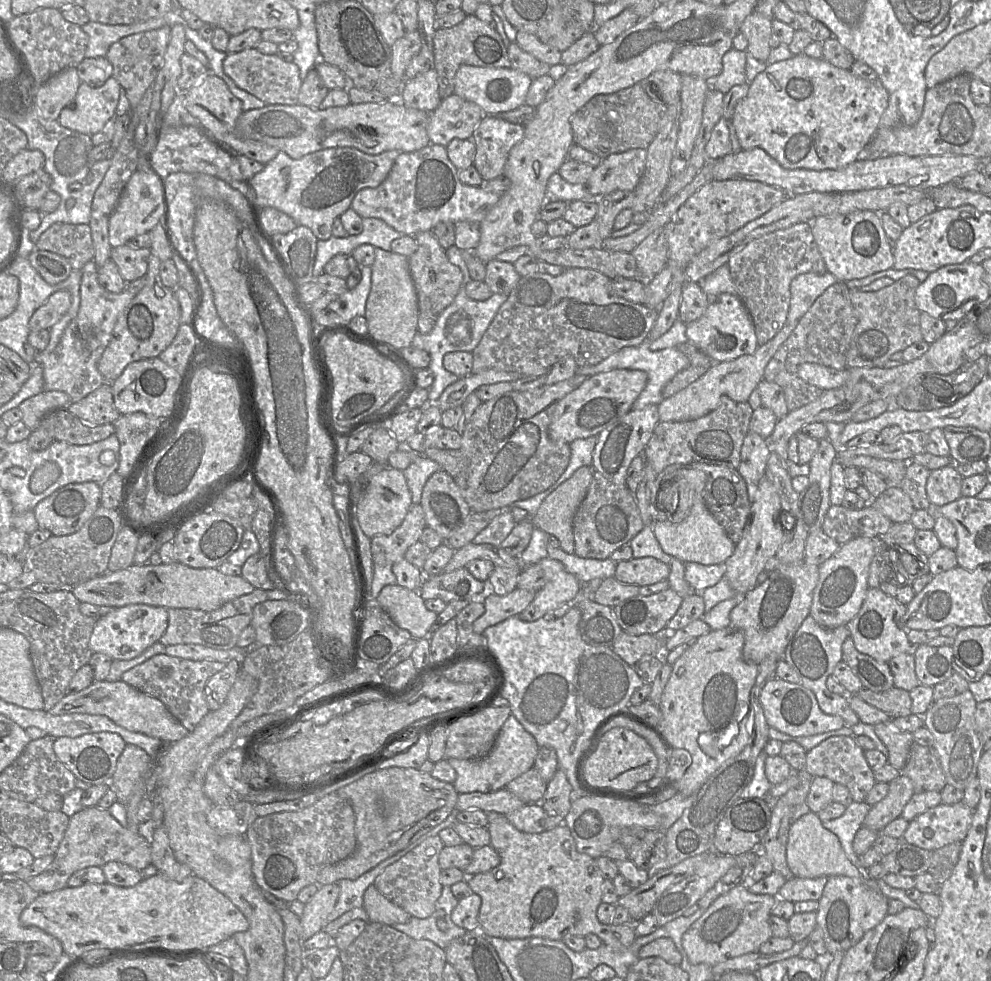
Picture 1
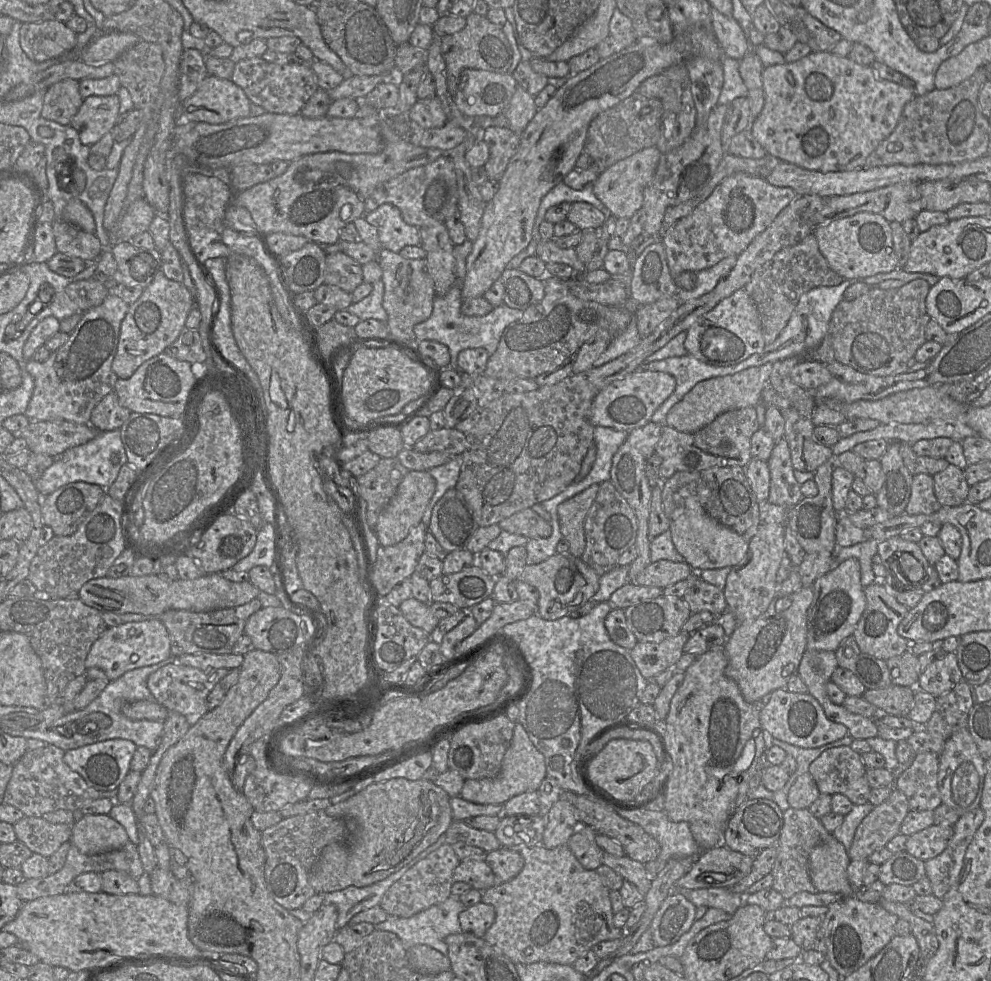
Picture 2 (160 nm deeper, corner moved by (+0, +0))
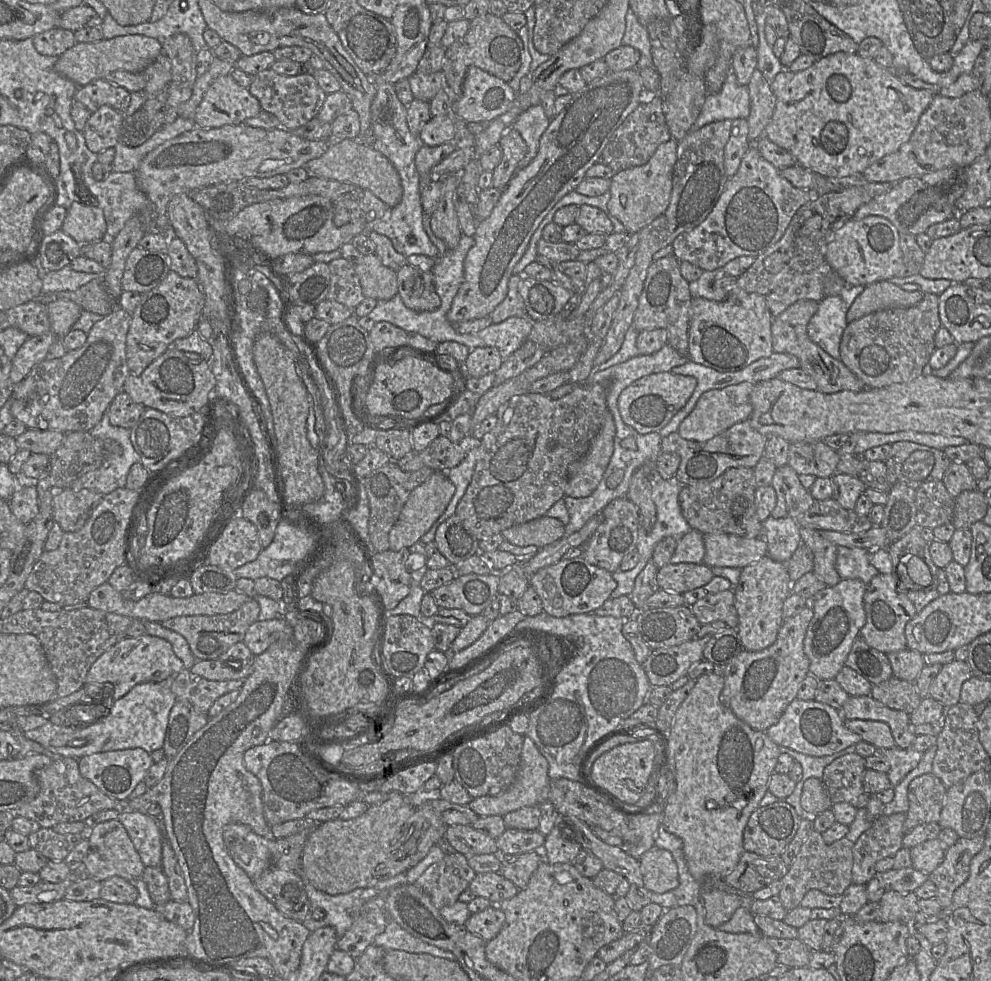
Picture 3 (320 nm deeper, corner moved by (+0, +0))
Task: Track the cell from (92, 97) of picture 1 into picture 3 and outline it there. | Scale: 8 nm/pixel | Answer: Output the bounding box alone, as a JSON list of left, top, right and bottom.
[83,105,124,154]

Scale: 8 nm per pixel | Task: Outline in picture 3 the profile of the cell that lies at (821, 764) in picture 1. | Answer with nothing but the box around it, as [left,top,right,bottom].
[821,753,871,808]

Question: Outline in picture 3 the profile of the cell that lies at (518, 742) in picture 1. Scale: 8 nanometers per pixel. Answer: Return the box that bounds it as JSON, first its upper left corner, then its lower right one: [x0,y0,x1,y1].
[468,735,549,816]

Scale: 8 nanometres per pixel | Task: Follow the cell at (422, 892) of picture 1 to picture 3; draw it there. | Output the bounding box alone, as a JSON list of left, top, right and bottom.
[414,851,476,909]

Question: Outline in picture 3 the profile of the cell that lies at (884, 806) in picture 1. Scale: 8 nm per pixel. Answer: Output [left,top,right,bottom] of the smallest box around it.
[852,813,906,885]

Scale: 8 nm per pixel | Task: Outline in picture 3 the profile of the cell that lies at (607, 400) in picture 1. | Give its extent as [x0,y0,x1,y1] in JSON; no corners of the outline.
[618,372,696,434]

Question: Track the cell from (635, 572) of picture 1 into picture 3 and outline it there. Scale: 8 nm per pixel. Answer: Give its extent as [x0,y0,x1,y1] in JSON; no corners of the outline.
[656,564,714,594]

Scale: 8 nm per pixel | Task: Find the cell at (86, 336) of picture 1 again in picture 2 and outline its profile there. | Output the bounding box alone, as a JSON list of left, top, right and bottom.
[22,293,129,424]

